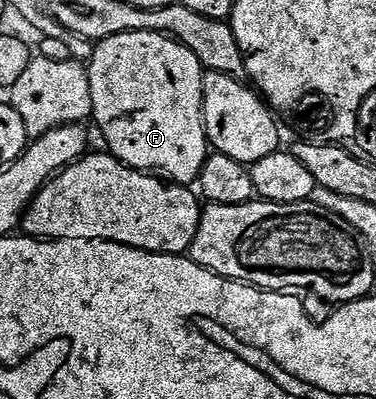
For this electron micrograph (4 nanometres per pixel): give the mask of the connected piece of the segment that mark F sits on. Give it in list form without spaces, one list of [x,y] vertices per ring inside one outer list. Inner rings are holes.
[[[126,31],[118,35],[112,35],[95,43],[92,56],[86,62],[88,72],[88,83],[90,84],[90,100],[92,101],[91,121],[96,121],[96,126],[100,129],[100,134],[104,137],[107,153],[119,162],[125,162],[132,170],[143,170],[145,172],[155,172],[165,179],[176,184],[192,184],[199,179],[204,161],[208,159],[210,153],[210,143],[204,131],[204,120],[202,111],[204,109],[204,76],[205,69],[200,65],[197,56],[188,47],[184,47],[176,39],[159,34],[154,31]]]

